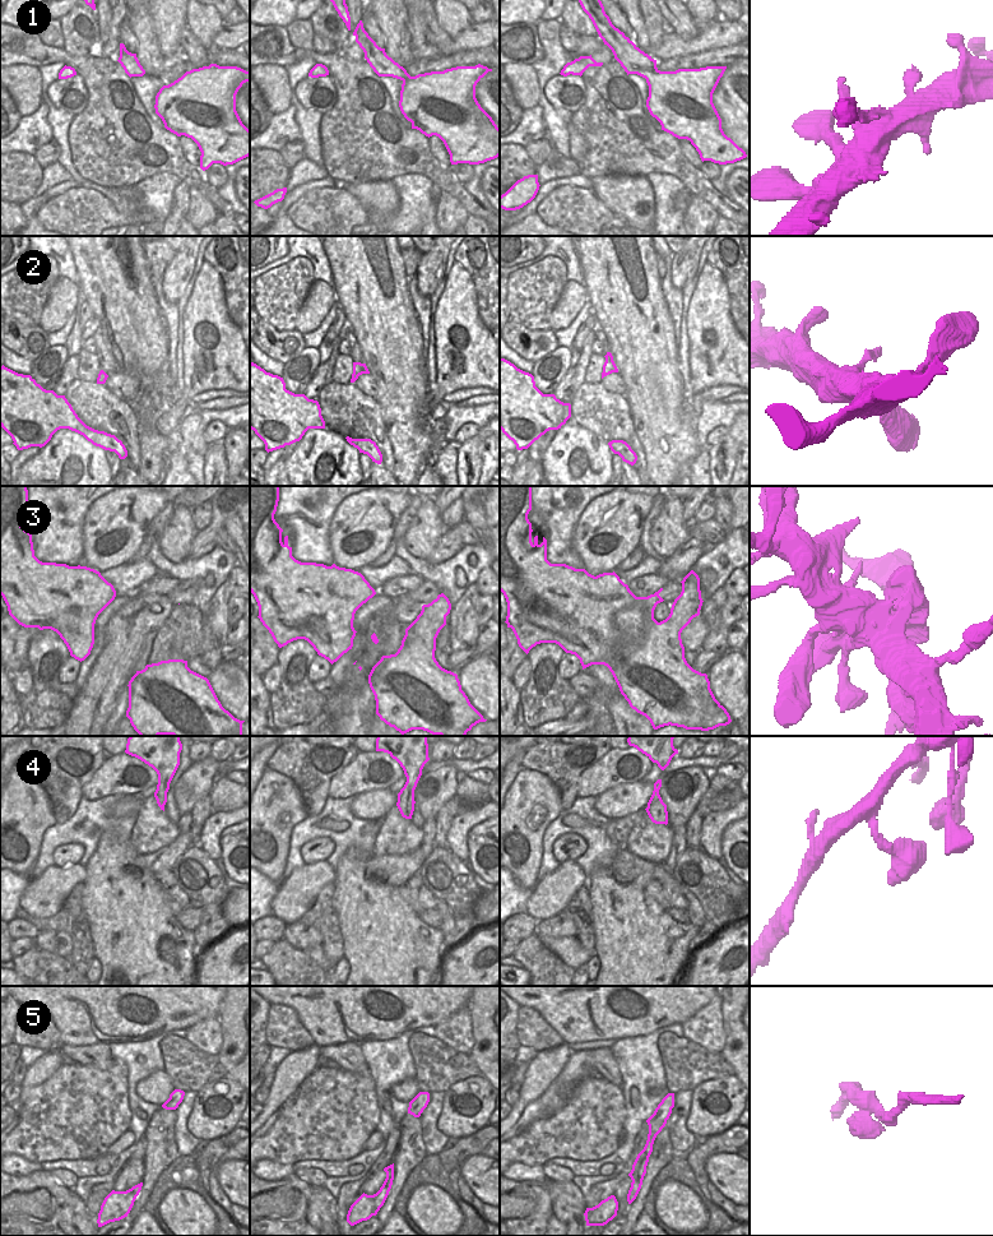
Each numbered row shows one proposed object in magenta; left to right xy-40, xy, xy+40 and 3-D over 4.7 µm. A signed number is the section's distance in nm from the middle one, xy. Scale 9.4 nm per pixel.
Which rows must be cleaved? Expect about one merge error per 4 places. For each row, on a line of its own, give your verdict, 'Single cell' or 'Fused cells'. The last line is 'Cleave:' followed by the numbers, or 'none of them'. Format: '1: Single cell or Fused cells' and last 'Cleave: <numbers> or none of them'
1: Single cell
2: Single cell
3: Fused cells
4: Single cell
5: Single cell
Cleave: 3

